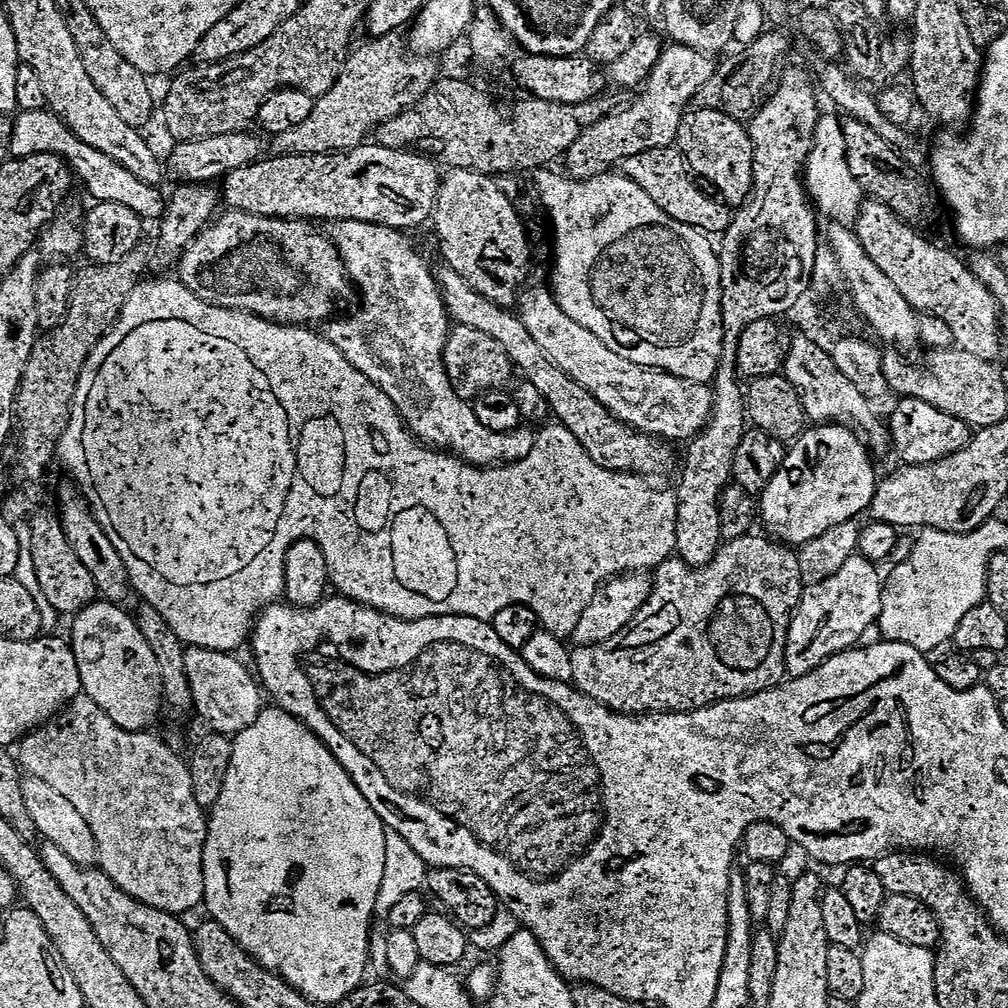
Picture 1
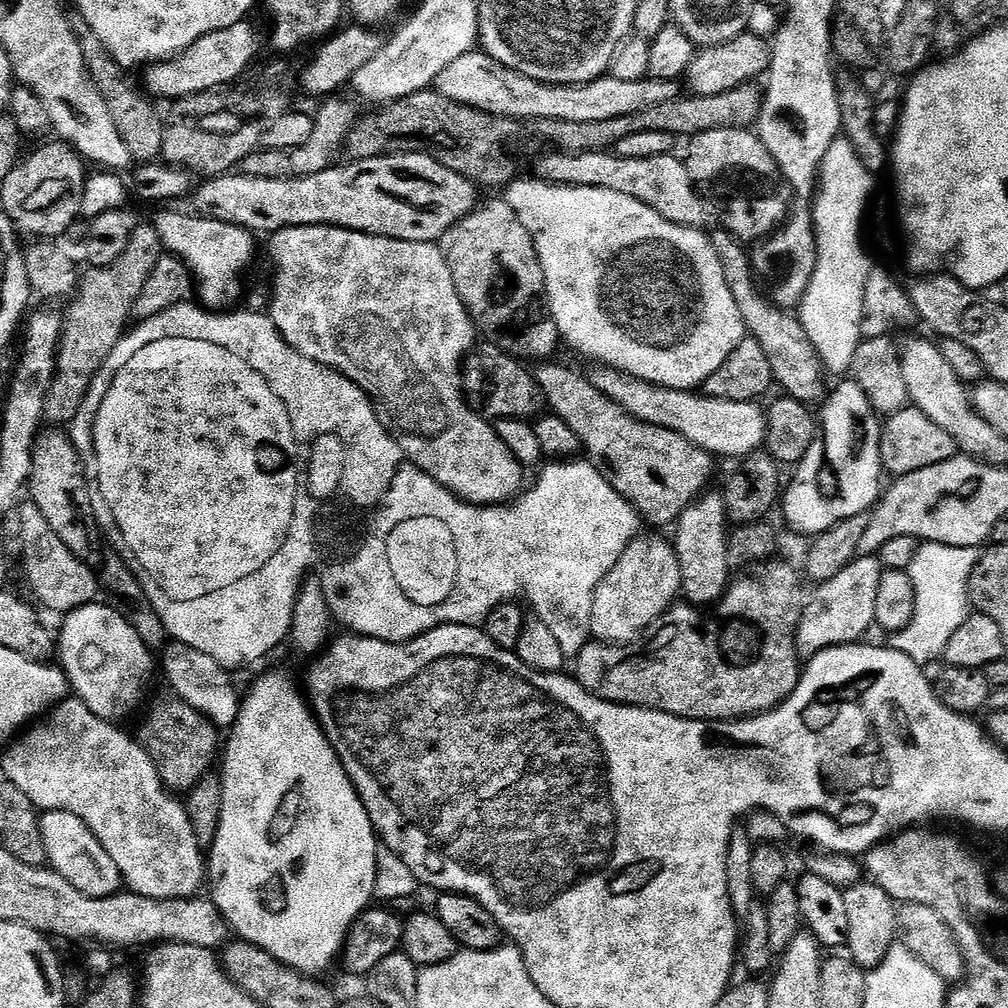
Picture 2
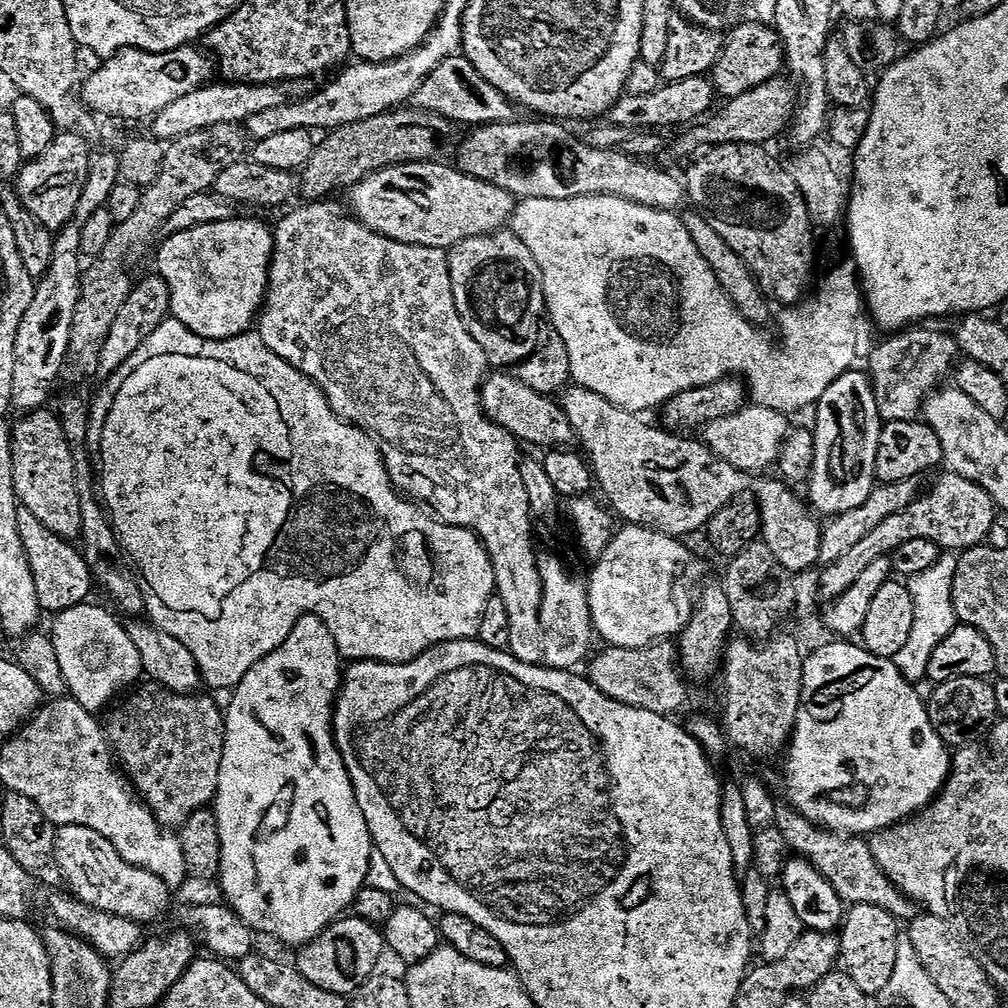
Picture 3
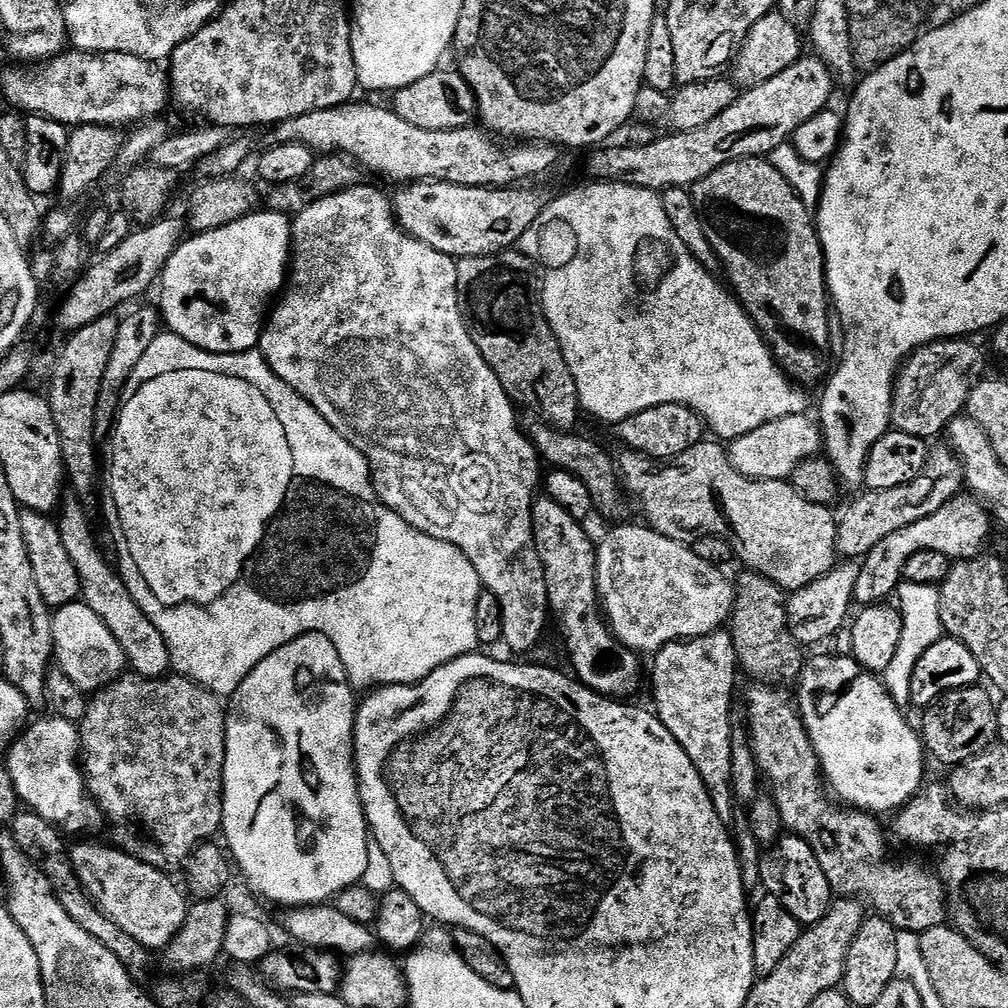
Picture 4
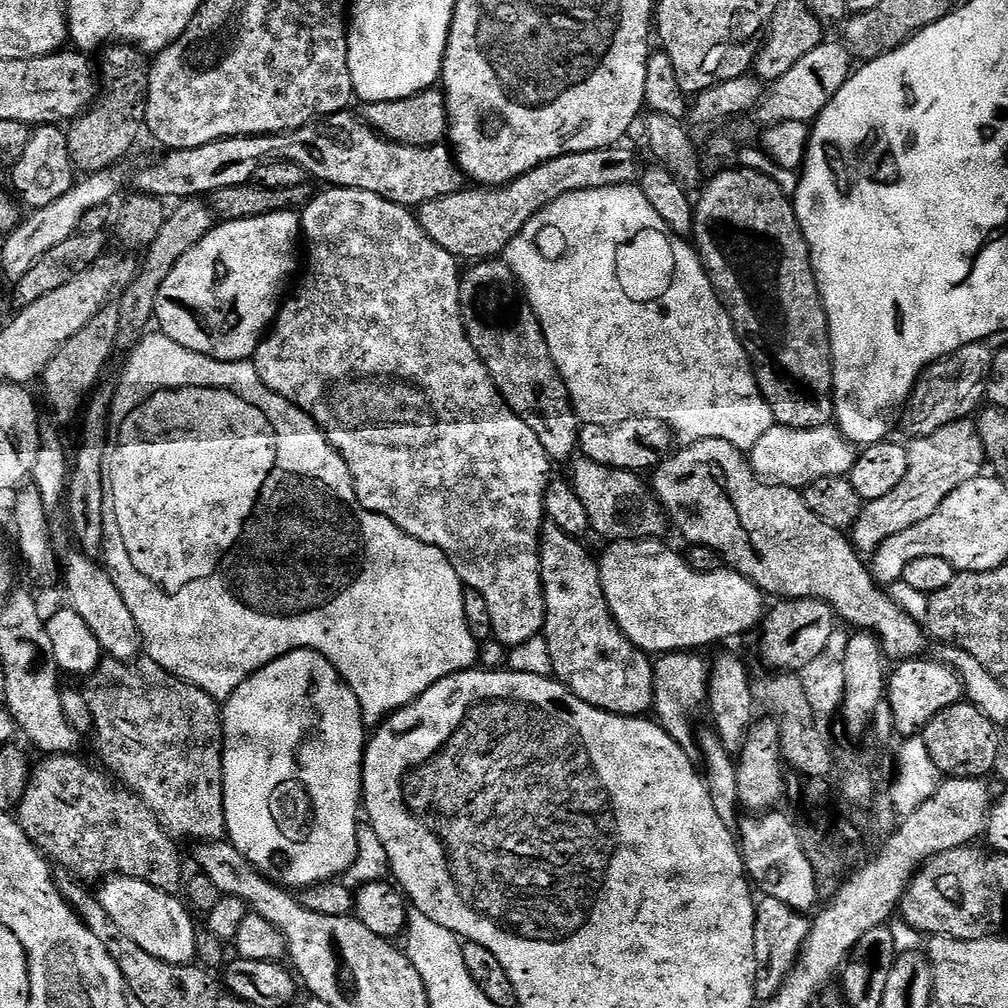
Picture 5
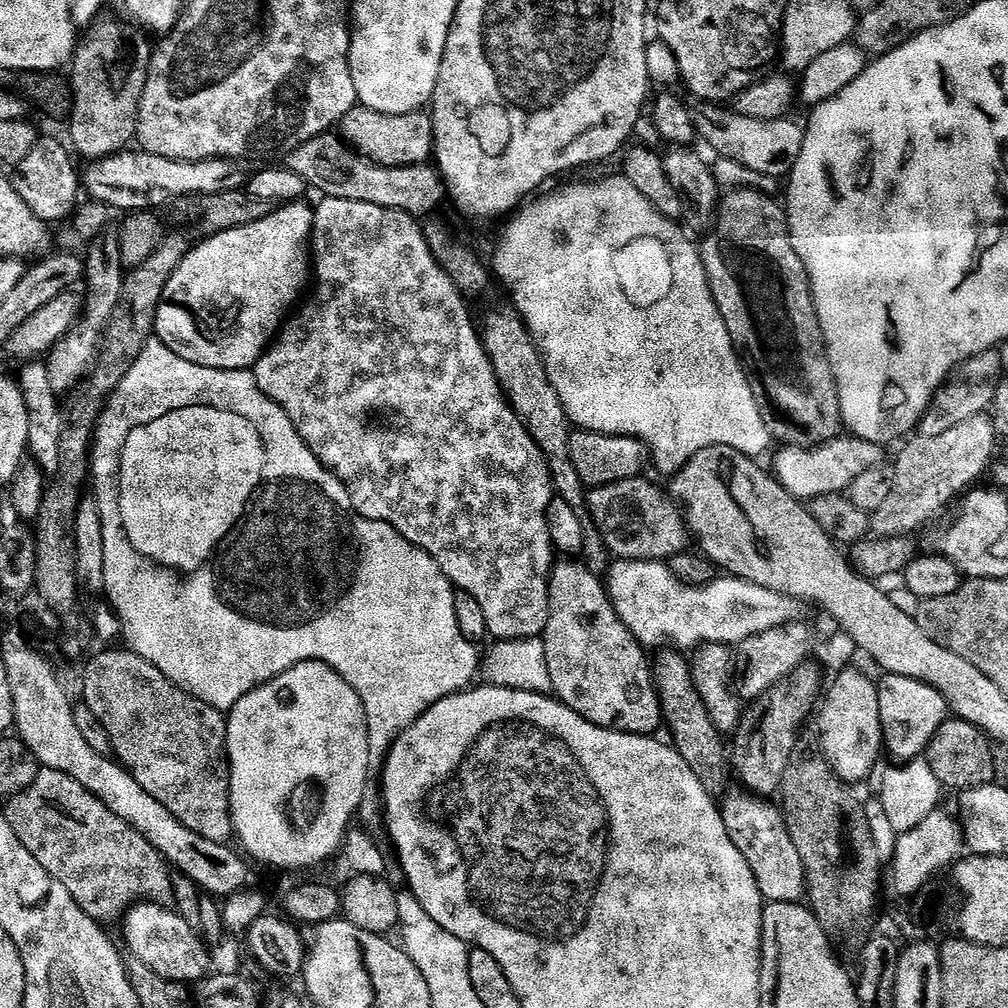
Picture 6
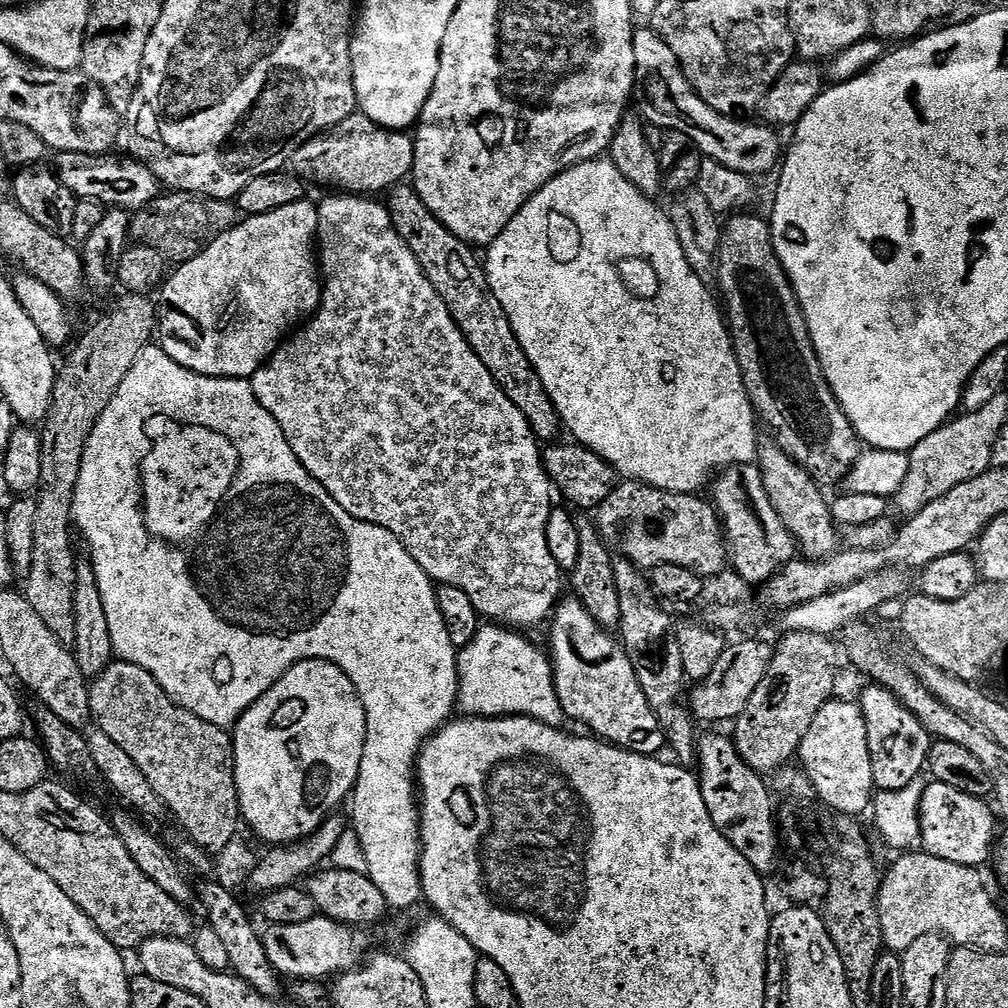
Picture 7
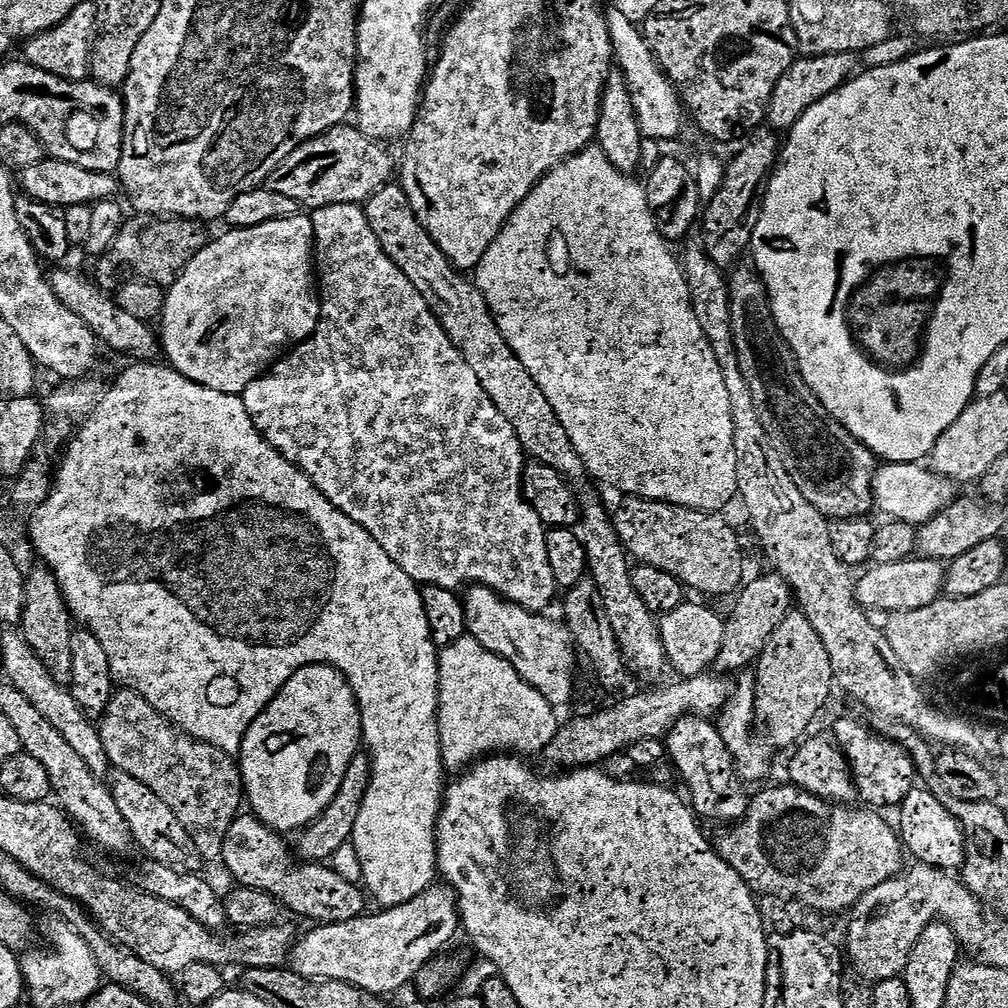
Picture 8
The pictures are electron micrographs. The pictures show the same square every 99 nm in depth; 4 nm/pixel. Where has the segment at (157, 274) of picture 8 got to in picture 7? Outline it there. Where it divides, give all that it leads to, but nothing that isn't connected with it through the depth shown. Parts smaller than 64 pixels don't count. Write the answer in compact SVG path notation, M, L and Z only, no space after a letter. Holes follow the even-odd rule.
M181 195L179 197L180 205L176 204L160 204L156 202L147 209L145 218L141 224L133 223L130 228L130 236L133 241L139 242L141 245L153 248L158 254L164 256L165 261L171 262L173 265L179 266L185 264L187 260L192 260L203 252L216 237L221 236L224 232L229 232L235 228L238 223L238 208L231 200L213 200L209 202L197 195Z

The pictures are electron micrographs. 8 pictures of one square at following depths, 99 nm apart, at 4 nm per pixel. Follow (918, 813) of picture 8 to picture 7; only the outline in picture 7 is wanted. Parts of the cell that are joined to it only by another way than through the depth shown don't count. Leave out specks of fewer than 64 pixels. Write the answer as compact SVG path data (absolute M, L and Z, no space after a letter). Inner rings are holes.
M932 780L925 783L920 804L919 843L923 851L931 856L979 869L980 864L989 863L992 849L997 843L996 824L997 813L987 799L954 790L954 786L946 786L946 782Z

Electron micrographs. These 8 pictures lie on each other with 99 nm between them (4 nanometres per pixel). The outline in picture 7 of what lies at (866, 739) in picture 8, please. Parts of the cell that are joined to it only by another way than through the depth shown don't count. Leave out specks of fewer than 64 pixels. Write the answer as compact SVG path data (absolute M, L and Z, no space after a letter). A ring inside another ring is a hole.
M873 684L867 687L858 697L858 703L867 726L869 750L872 753L873 782L878 790L900 790L921 777L934 742L917 716L888 688Z

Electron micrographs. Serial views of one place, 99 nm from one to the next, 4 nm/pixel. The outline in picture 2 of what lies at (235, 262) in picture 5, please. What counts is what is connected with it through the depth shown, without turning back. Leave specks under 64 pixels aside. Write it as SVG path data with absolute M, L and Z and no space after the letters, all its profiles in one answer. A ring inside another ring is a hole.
M160 212L154 219L165 253L179 256L188 266L195 291L200 291L199 303L209 310L228 310L240 300L244 292L244 271L256 256L257 237L248 229L222 222L207 220L204 216L184 212Z

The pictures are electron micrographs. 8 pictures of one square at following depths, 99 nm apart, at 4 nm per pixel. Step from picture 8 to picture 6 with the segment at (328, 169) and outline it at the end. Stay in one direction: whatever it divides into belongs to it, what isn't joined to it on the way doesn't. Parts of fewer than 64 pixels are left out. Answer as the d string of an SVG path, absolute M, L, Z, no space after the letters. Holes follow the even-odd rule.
M363 106L351 108L338 125L339 135L349 148L380 168L406 168L433 159L432 117L427 111L410 114L382 114Z

